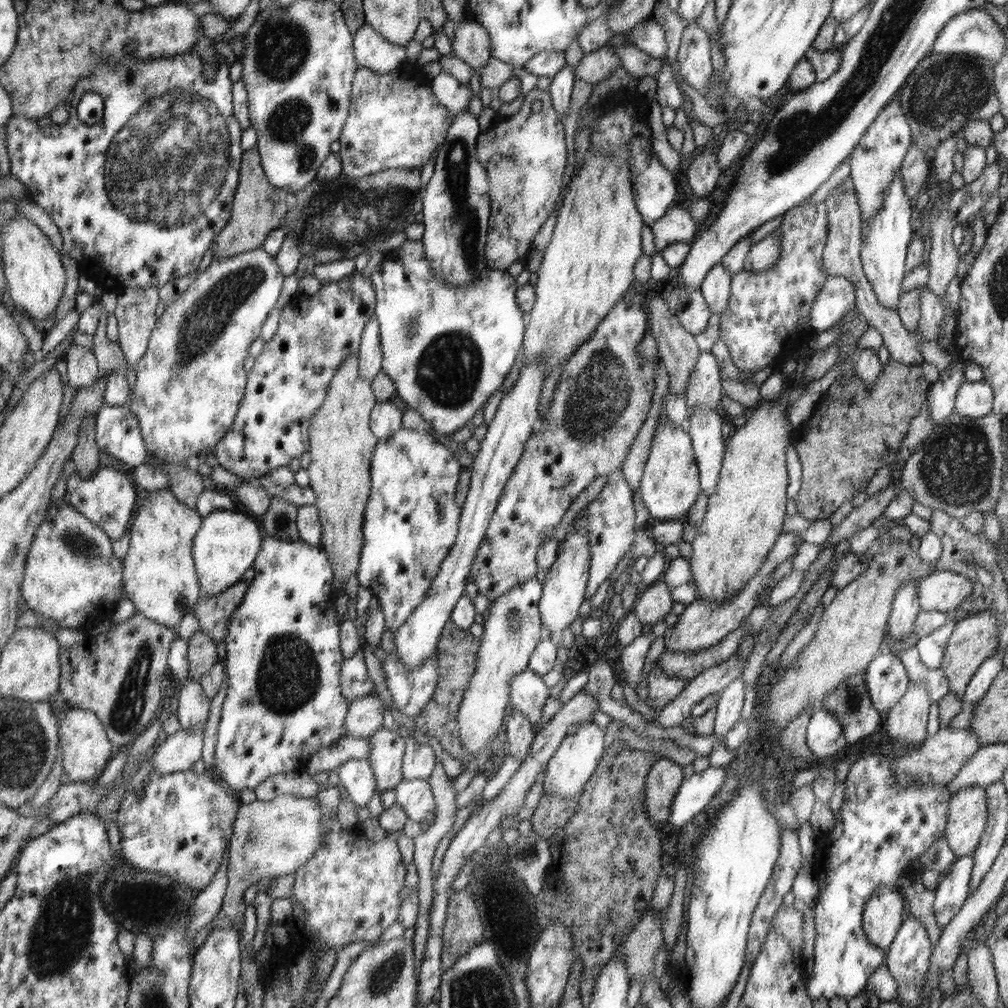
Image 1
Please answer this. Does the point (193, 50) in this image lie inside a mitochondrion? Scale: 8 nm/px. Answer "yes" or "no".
no

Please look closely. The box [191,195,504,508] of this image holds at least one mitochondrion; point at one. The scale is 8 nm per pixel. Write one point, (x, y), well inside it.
(448, 370)

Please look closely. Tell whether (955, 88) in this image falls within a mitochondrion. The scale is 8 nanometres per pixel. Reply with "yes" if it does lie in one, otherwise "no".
yes

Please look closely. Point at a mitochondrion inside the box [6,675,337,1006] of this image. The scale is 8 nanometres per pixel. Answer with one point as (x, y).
(61, 933)

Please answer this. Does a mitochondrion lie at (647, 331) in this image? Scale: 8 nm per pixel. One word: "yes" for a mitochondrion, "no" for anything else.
no

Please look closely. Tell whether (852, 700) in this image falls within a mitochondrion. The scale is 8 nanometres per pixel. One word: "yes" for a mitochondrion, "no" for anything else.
yes

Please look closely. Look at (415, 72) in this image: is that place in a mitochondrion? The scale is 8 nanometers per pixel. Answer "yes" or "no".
no

